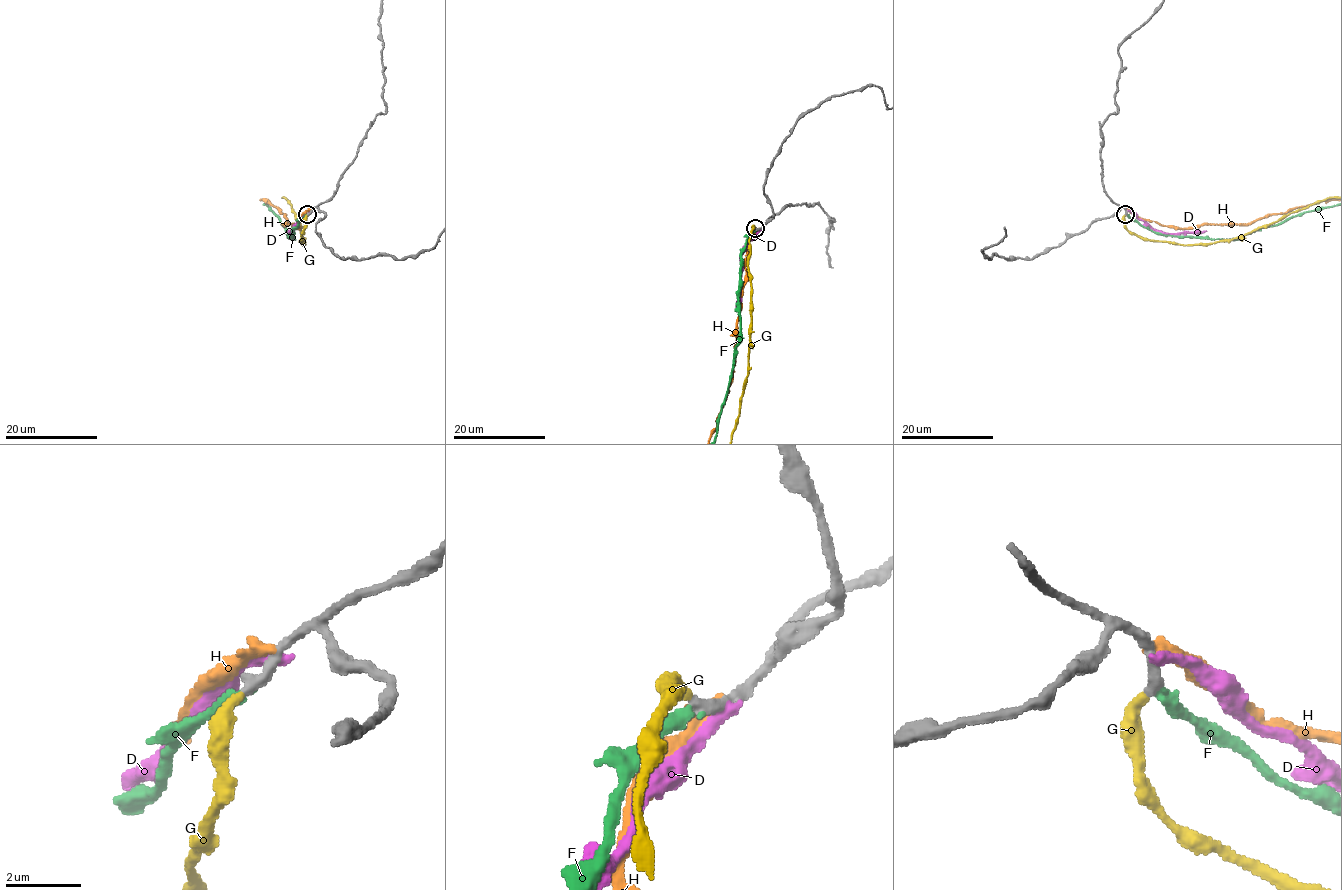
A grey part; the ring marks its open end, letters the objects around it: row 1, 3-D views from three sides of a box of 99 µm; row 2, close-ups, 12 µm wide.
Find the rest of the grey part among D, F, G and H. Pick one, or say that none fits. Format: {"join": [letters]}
{"join": ["G"]}

